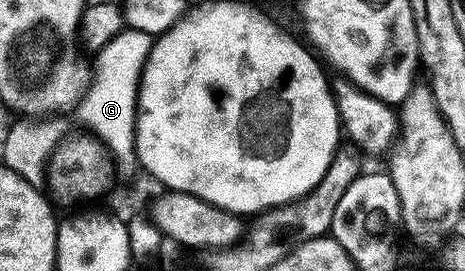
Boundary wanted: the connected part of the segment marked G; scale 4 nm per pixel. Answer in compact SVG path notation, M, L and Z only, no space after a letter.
M127 28L115 34L104 47L95 51L96 67L91 67L88 89L74 107L77 120L86 122L113 155L131 155L136 145L136 100L140 96L140 77L153 41L153 35Z

